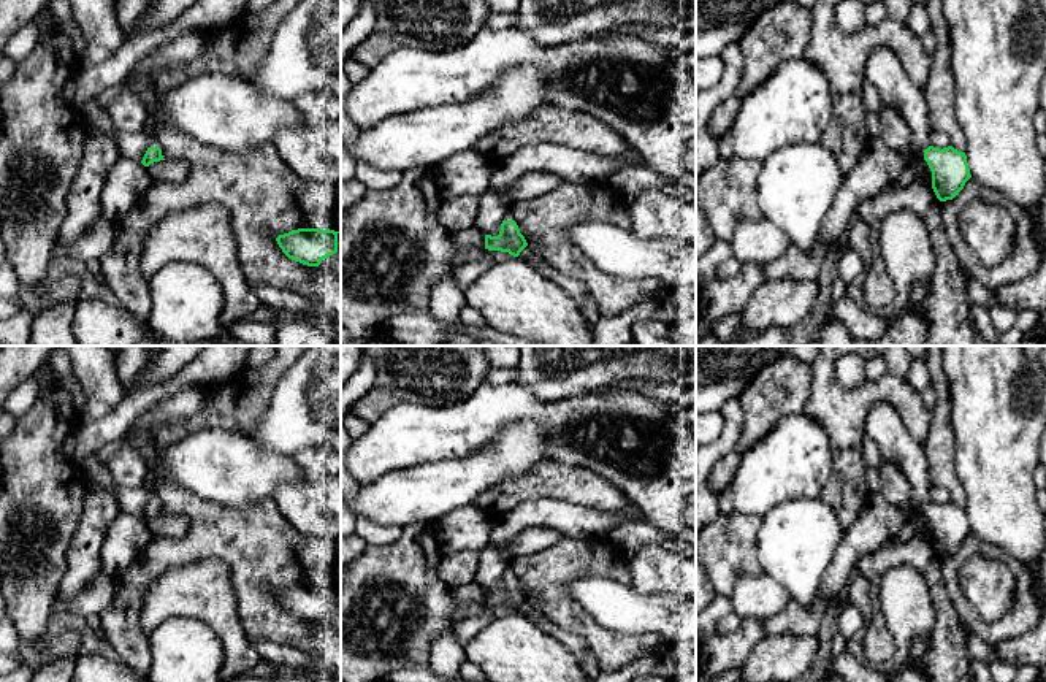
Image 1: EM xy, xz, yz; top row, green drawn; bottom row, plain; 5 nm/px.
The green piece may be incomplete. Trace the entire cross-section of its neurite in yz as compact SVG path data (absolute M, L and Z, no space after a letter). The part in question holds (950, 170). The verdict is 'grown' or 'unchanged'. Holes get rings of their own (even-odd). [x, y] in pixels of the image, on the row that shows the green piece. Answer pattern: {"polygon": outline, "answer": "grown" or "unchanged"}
{"polygon": "M889 48L870 52L864 68L865 81L873 84L884 106L900 113L911 130L911 143L924 151L924 160L932 171L932 189L940 201L952 200L972 178L965 152L933 148L929 143L930 109L926 90L907 75L902 62Z", "answer": "grown"}

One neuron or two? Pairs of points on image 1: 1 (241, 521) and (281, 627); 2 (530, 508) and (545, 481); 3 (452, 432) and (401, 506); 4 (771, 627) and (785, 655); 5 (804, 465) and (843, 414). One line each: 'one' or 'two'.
1: one
2: two
3: two
4: two
5: two

